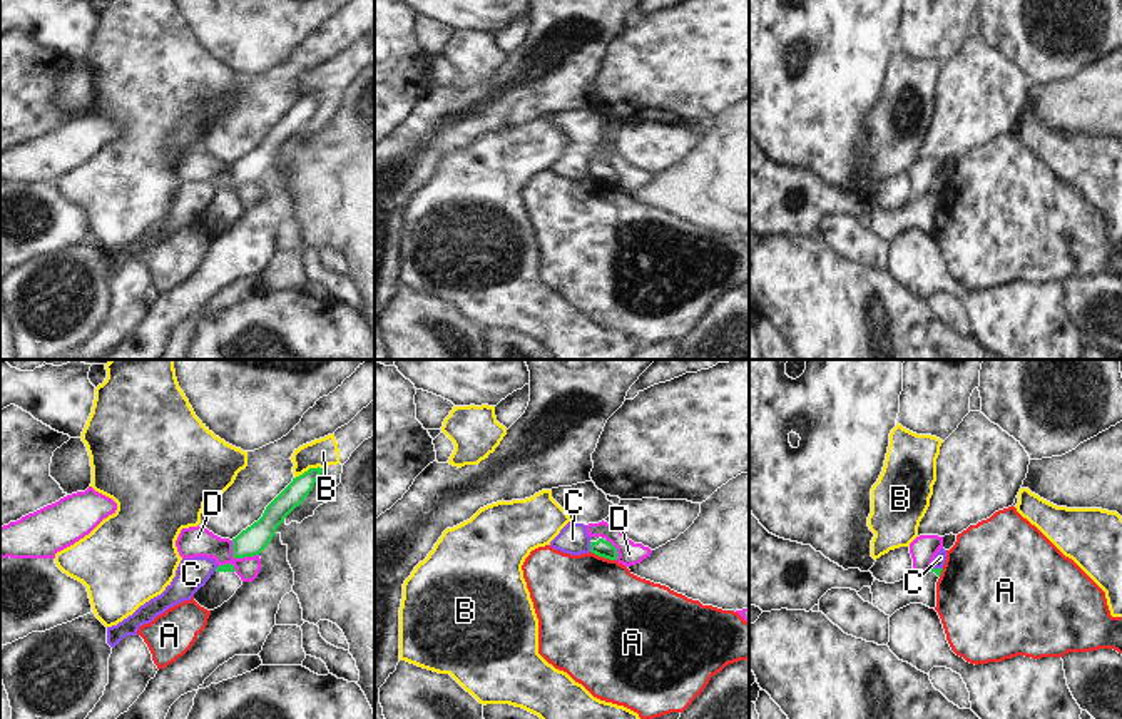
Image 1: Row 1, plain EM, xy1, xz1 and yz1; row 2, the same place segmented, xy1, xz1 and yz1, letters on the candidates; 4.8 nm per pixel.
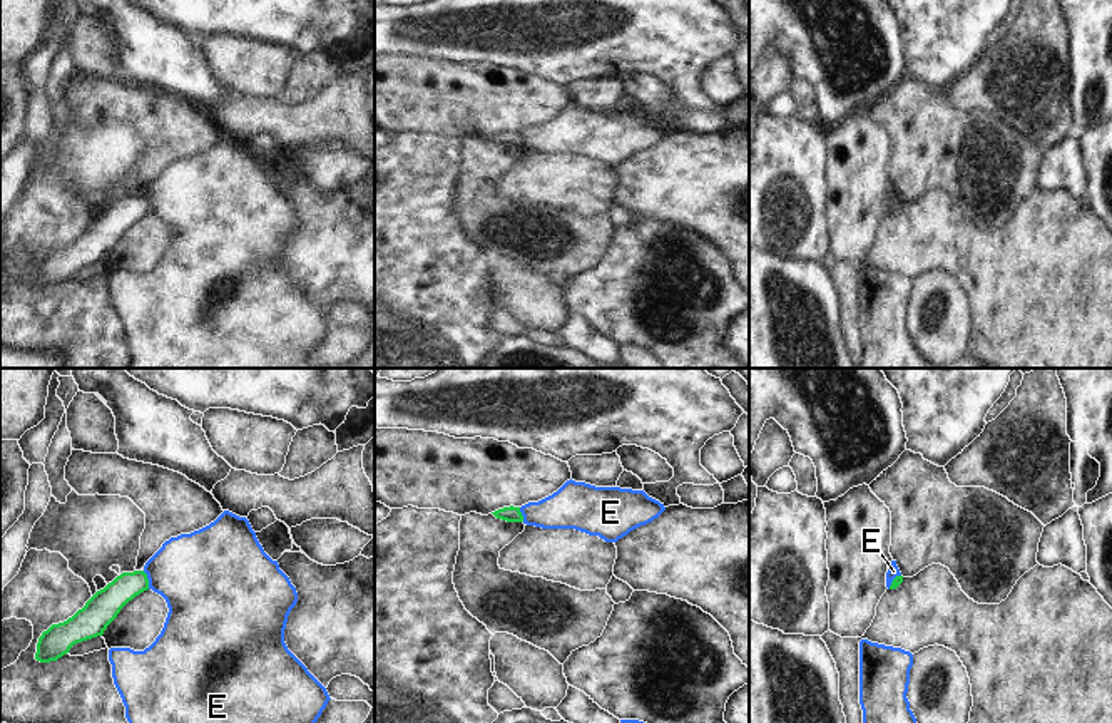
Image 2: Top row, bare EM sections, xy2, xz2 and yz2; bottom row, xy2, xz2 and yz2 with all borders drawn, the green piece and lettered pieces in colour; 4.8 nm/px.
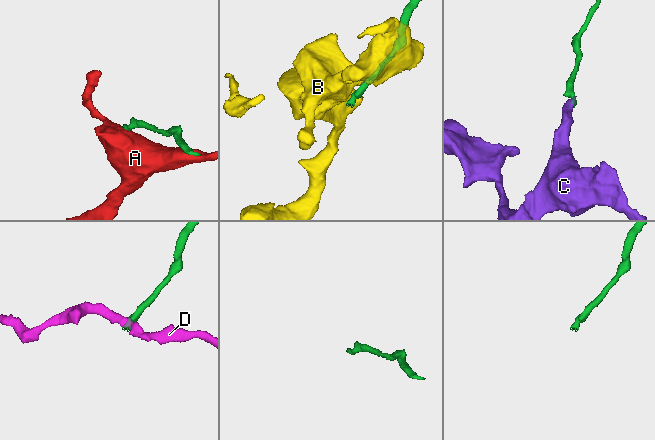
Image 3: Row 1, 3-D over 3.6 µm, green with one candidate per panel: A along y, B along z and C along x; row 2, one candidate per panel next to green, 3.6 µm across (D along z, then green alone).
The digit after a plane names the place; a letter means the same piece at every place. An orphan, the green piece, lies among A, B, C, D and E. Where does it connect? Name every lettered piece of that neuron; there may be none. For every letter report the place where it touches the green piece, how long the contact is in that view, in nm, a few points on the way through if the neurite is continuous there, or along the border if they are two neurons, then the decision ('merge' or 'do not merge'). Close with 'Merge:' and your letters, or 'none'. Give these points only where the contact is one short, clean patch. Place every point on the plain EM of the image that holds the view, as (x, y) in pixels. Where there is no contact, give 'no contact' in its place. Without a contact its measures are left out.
A: meets green in xz1 at (604, 183); contact 140 nm long; border along xz1 (591, 176), (616, 186); do not merge
B: meets green in xy1 at (308, 96); contact 150 nm long; border along xy1 (321, 92), (311, 92), (295, 104); do not merge
C: meets green in xz1 at (591, 173); contact 50 nm long; border along xz1 (589, 168), (591, 176); do not merge
D: meets green in xy1 at (238, 183); contact 150 nm long; border along xy1 (231, 166), (231, 179), (234, 183), (258, 181); do not merge
E: meets green in xy2 at (147, 205); contact 90 nm long; border along xy2 (142, 196), (149, 213); do not merge
Merge: none

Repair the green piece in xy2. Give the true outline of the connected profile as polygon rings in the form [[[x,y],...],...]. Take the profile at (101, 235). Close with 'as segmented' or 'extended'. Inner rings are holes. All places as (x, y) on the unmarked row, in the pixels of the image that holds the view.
[[[144,196],[122,197],[97,216],[72,243],[43,256],[37,268],[35,285],[57,286],[74,269],[102,261],[120,234],[147,214],[149,204]]]; as segmented

